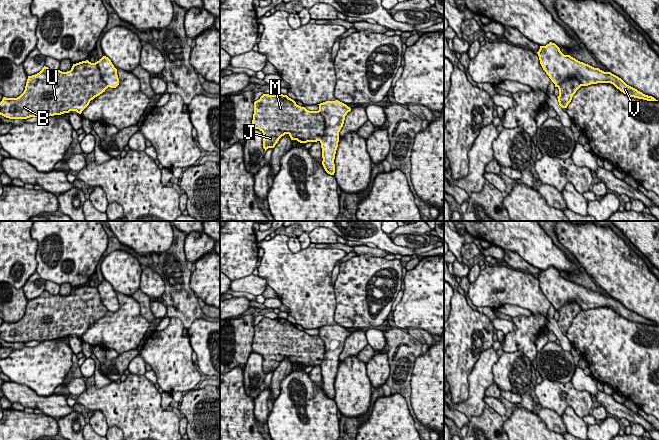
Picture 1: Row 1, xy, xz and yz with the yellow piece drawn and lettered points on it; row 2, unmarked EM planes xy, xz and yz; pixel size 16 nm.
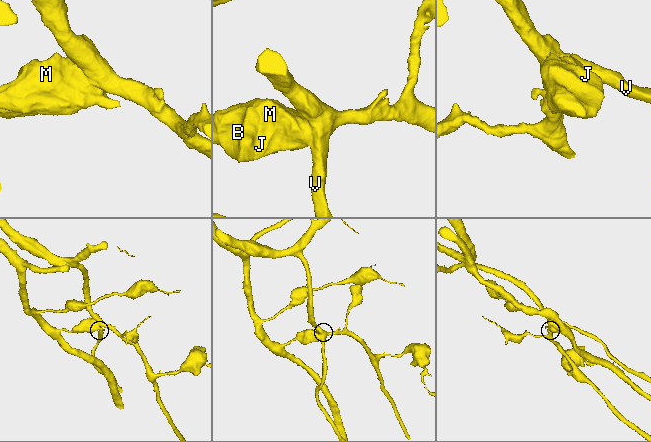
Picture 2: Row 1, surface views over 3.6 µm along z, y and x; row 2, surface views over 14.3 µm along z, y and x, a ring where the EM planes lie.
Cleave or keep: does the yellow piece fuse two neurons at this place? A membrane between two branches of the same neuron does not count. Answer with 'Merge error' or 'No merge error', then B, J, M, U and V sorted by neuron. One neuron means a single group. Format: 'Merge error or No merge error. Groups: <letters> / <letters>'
Merge error. Groups: B J M U / V

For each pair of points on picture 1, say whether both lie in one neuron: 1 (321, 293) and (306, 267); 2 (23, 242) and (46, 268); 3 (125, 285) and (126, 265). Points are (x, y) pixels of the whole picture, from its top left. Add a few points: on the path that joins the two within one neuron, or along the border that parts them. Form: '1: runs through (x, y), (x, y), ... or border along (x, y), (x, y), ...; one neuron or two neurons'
1: runs through (315, 287), (306, 278), (306, 273); one neuron
2: border along (30, 232), (30, 235), (37, 243), (36, 271); two neurons
3: runs through (125, 280), (125, 270); one neuron

